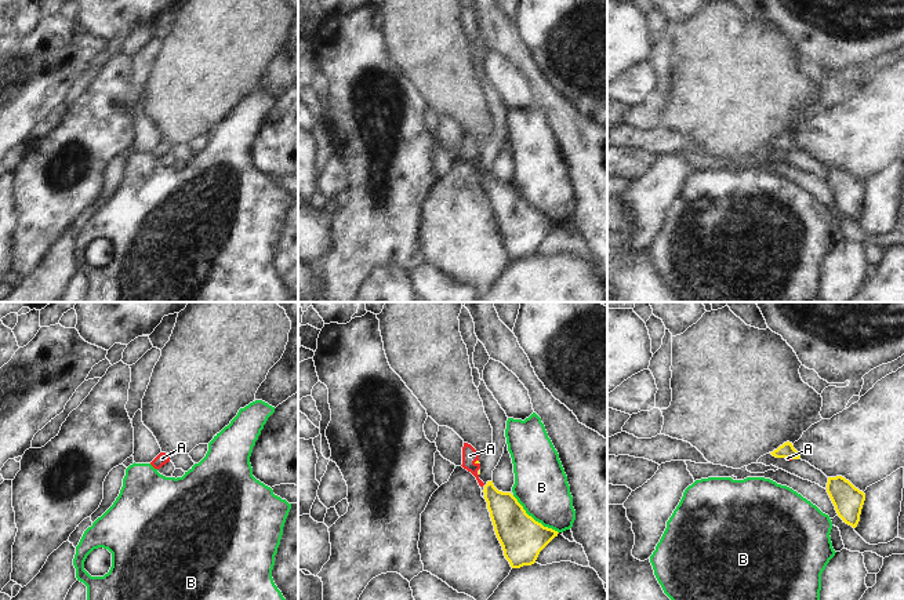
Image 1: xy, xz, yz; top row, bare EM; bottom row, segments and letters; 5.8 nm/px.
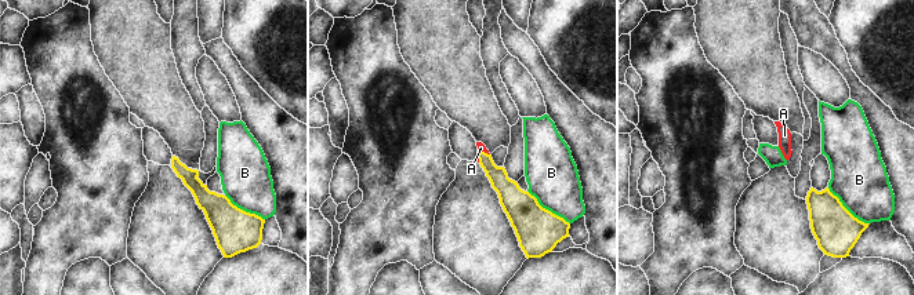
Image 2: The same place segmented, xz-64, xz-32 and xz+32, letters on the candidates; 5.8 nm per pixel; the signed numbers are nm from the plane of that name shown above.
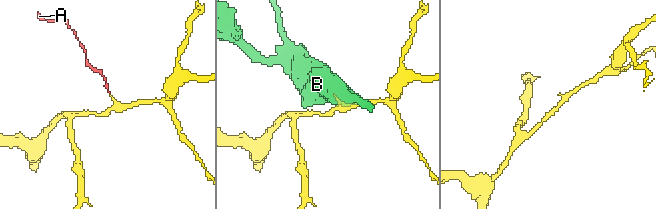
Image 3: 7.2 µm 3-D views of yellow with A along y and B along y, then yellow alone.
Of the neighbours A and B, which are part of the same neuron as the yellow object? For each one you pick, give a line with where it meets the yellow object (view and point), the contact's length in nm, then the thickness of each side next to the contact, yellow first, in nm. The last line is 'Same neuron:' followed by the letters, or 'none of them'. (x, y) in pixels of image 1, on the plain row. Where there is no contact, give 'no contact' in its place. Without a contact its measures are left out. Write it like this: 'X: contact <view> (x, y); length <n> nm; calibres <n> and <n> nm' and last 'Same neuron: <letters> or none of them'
A: contact xz (476, 152); length 40 nm; calibres 20 and 90 nm
Same neuron: A

